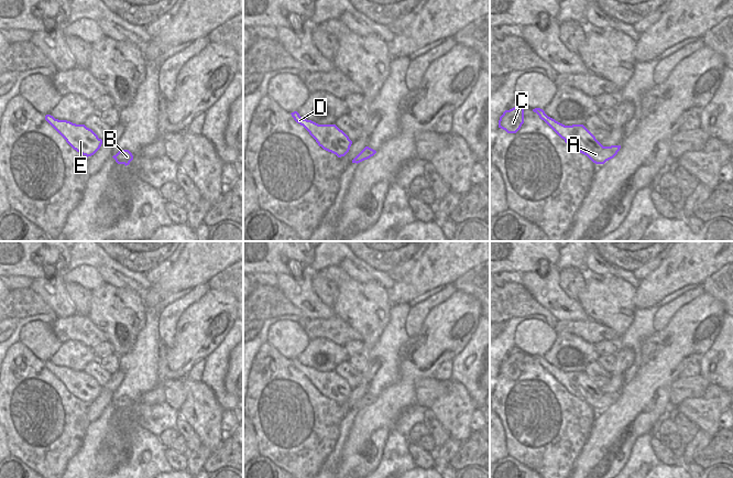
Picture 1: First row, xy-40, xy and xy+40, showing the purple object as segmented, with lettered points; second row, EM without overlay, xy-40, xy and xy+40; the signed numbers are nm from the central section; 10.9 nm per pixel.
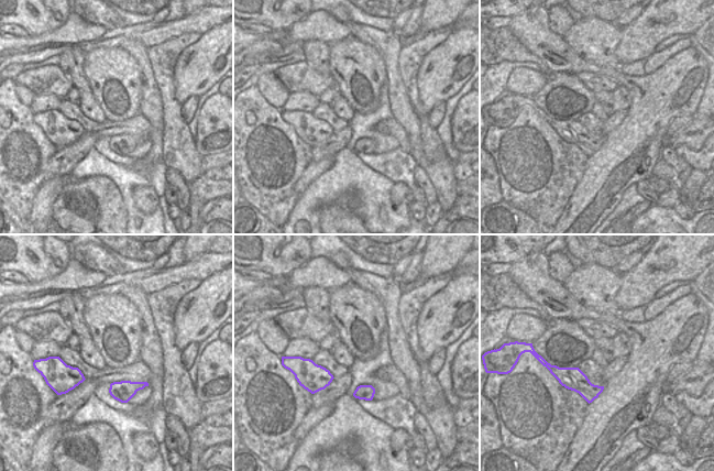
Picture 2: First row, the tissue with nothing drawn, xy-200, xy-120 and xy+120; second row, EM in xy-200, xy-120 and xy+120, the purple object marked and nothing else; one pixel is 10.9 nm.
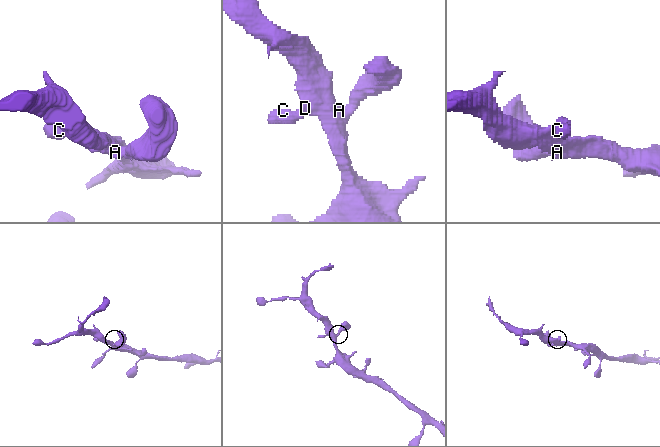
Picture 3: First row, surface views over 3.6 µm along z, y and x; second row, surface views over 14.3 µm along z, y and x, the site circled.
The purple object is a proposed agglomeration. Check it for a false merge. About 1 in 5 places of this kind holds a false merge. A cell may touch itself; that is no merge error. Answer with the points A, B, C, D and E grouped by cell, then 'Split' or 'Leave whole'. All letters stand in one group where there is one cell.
Groups: A B C D E. Leave whole

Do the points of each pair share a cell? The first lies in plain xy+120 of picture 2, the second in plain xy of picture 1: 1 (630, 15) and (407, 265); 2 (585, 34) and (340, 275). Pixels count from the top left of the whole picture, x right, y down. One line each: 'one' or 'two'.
1: one
2: two

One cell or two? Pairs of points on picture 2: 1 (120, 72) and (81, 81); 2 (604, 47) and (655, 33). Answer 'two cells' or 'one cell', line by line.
1: two cells
2: two cells

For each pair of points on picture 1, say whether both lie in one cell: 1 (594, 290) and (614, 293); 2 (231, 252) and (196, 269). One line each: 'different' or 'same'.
1: same
2: same

